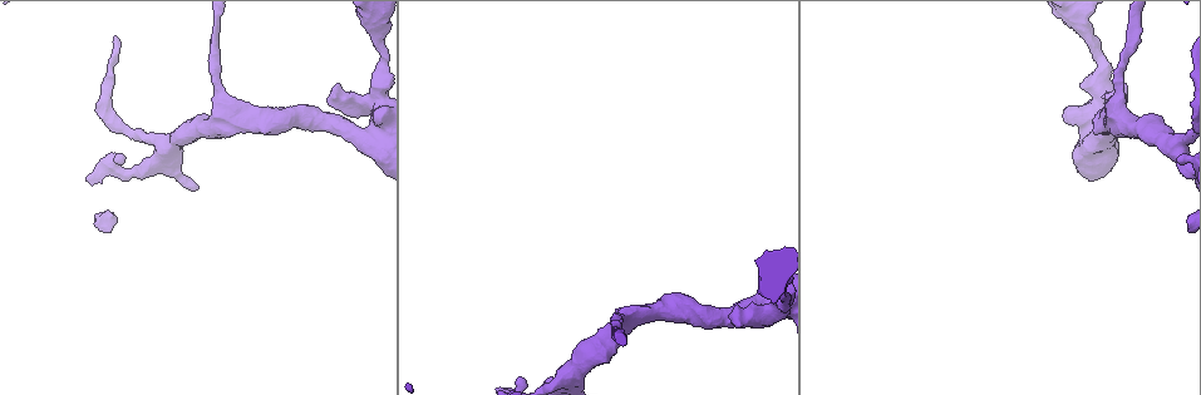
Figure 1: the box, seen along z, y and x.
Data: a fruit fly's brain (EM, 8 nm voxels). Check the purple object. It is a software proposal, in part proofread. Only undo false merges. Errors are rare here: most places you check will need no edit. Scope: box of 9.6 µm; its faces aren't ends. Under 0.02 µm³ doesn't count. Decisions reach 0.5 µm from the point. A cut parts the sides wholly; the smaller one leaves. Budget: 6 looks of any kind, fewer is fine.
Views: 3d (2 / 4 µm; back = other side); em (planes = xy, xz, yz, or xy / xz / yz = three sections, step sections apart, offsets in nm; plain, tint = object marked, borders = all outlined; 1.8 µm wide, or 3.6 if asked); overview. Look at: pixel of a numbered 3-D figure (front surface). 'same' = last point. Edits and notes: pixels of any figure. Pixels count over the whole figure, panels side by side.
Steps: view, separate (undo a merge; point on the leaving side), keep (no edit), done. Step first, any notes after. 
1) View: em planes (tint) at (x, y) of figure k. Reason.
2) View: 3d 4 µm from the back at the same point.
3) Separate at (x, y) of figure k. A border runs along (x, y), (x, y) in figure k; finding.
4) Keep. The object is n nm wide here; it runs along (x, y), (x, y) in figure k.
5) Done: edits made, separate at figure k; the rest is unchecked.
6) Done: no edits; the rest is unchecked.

View: em 3.6 µm xy step 4 (tint) at (1115, 116) of figure 1. Branch point.

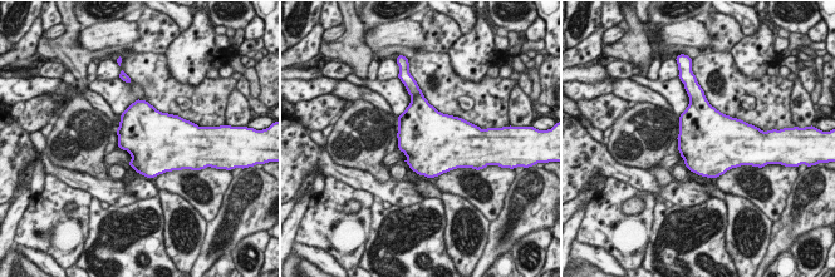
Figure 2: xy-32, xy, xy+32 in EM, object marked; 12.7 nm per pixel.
View: em 3.6 µm planes (tint) at the same point. Cut it another way.

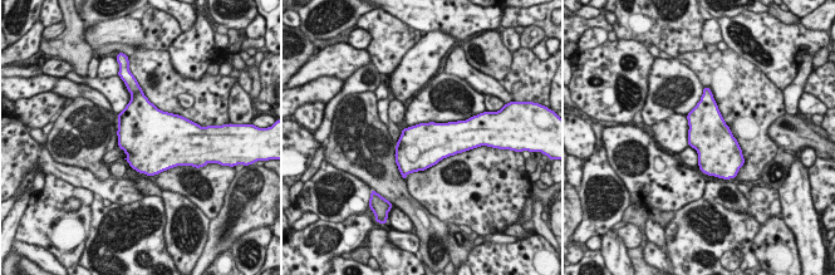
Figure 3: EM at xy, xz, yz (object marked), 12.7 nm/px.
Keep. The object is 550 nm wide here; continuous, no second neuron.

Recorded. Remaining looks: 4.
View: em xz step 16 (tint) at (367, 137) of figure 1.

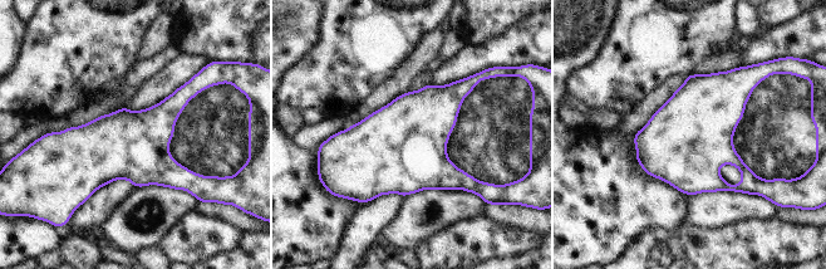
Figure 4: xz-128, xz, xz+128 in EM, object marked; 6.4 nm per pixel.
View: em planes (borders) at the same point.

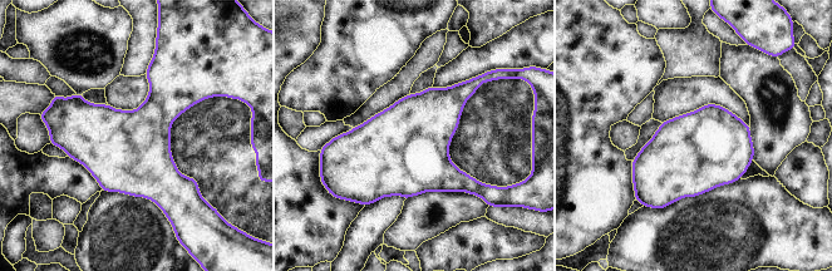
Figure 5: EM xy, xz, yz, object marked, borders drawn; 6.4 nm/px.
Keep. The object is 500 nm wide here; one neuron here.

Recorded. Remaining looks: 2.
View: em planes (tint) at (1177, 147) of figure 1.

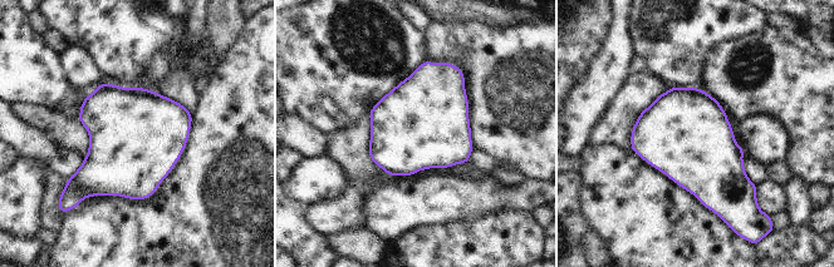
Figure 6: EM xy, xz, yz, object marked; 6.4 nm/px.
Keep. Continuous, no second neuron.

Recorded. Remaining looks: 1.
Done: no edits; the rest is unchecked.

